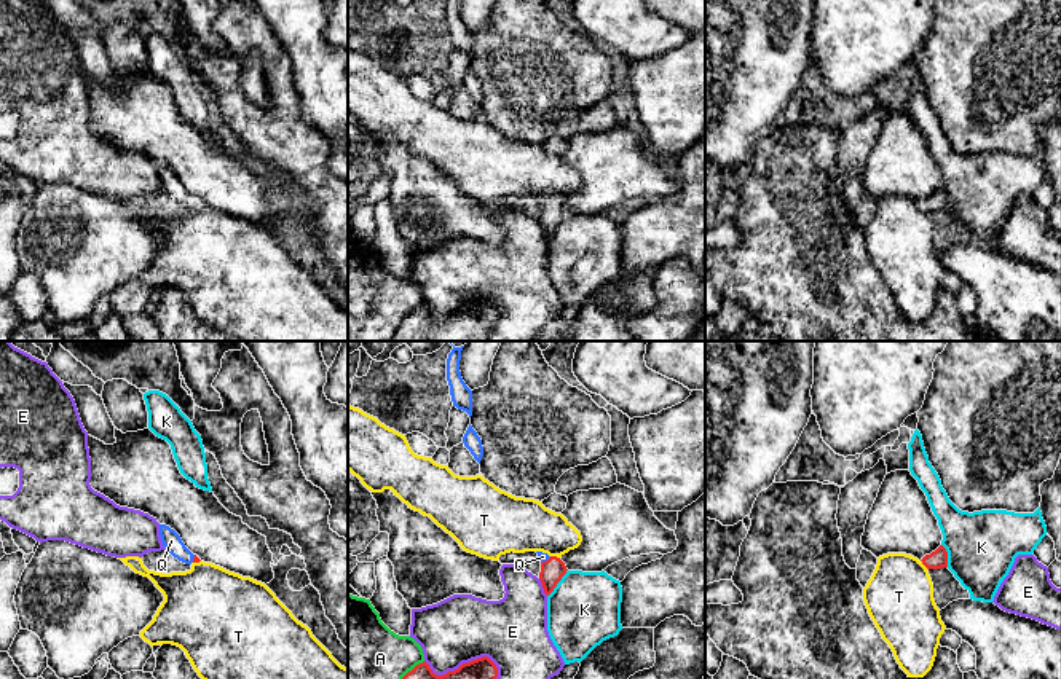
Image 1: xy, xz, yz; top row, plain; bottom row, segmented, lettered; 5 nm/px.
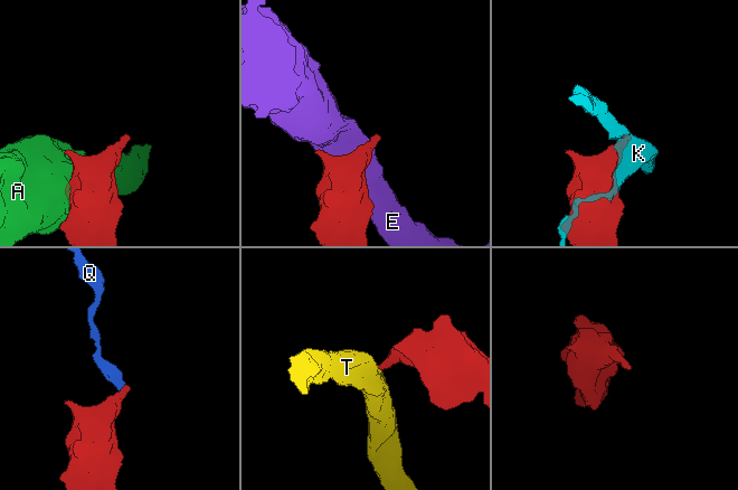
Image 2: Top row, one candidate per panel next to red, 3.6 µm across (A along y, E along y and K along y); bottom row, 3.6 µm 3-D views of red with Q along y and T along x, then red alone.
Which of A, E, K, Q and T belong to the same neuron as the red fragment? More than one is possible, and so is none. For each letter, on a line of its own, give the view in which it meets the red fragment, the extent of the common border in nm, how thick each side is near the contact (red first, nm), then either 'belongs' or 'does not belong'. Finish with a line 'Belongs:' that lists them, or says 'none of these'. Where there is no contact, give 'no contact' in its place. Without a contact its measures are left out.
A: xz | 150 nm | 80/300 nm | belongs
E: xz | 380 nm | 110/340 nm | does not belong
K: xz | 170 nm | 120/360 nm | does not belong
Q: xz | 70 nm | 120/50 nm | belongs
T: xz | 50 nm | 120/280 nm | does not belong
Belongs: A, Q

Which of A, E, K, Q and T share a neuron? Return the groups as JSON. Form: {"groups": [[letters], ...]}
{"groups": [["A", "Q"], ["E"], ["K"], ["T"]]}

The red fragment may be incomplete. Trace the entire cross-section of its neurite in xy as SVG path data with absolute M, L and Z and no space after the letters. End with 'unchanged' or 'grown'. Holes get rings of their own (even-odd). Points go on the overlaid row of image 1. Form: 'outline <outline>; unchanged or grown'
outline M160 524L160 536L164 545L164 550L169 551L174 558L185 564L199 563L201 559L193 555L185 544L182 542L180 536L166 524Z; grown

